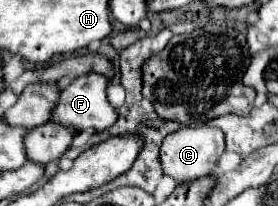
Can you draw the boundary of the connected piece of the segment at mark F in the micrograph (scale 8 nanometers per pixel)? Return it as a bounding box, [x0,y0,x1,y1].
[50,73,118,131]

